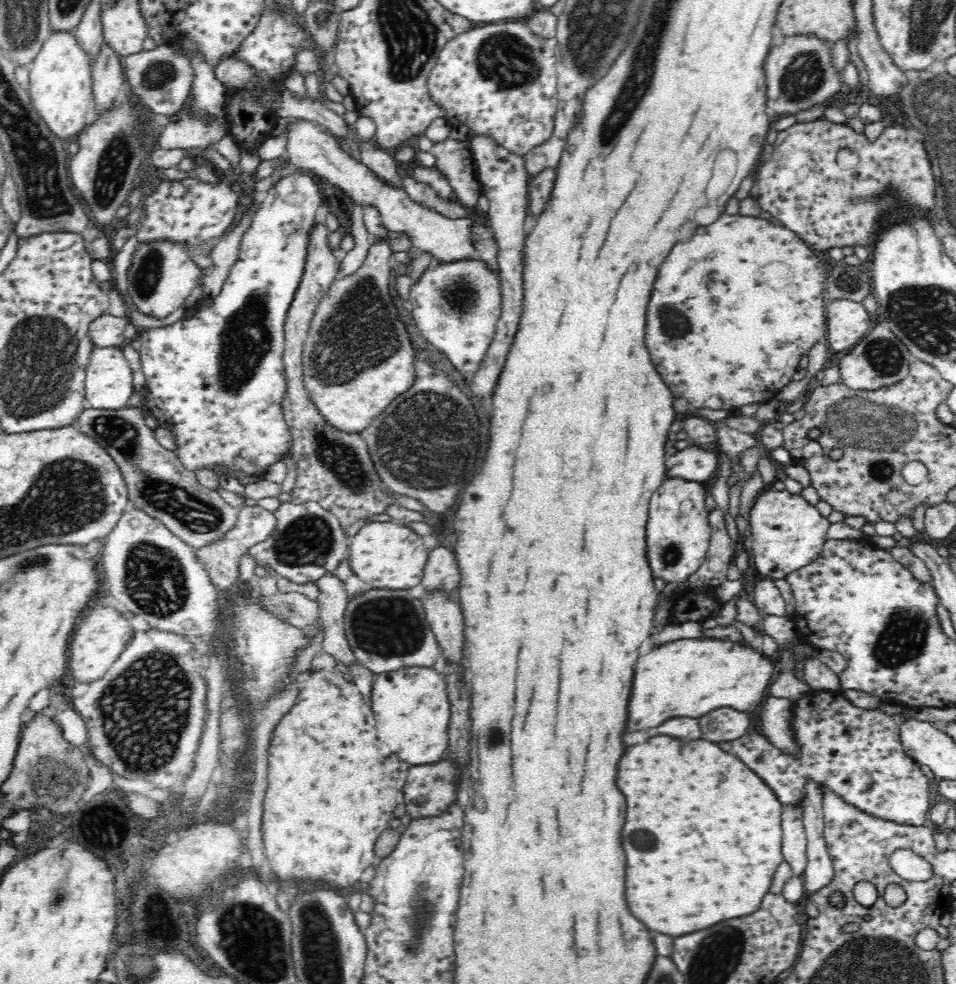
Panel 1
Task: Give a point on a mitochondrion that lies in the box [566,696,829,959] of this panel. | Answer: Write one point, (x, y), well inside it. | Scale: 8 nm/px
(652, 844)

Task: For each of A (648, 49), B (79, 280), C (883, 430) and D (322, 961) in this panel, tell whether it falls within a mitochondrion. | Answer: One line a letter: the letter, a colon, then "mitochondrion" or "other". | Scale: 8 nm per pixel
A: mitochondrion
B: other
C: mitochondrion
D: mitochondrion

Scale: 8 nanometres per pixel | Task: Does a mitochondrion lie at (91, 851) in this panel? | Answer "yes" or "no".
no

